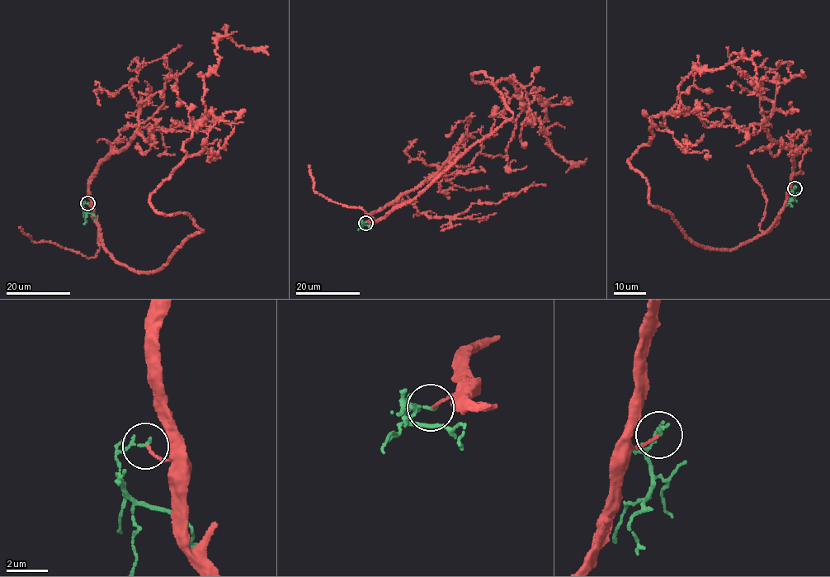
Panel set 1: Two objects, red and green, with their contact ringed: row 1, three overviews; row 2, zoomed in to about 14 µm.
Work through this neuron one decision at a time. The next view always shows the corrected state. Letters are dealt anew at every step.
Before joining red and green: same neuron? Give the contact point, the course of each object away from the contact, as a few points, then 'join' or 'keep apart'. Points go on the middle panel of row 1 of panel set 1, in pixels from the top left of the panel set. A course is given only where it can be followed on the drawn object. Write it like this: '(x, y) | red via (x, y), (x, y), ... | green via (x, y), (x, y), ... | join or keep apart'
(365, 223) | red via (365, 223), (512, 116), (478, 72), (492, 84), (513, 75), (526, 105), (536, 89), (552, 150), (587, 158) | green via (365, 223), (360, 222), (371, 225), (370, 228) | keep apart

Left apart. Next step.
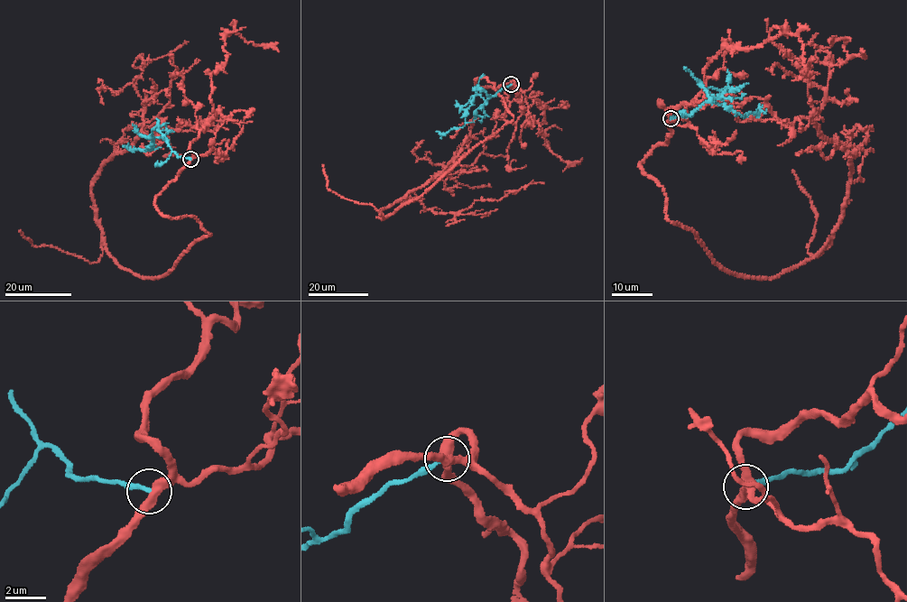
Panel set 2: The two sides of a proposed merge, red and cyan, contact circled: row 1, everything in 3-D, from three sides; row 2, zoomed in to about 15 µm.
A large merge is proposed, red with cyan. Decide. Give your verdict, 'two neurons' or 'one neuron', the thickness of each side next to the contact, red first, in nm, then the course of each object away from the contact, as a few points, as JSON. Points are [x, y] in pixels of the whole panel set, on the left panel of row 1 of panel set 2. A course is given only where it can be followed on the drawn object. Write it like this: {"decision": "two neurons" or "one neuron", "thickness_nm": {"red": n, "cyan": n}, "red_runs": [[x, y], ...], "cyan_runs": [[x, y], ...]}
{"decision": "two neurons", "thickness_nm": {"red": 400, "cyan": 220}, "red_runs": [[190, 159], [154, 202], [211, 235], [161, 275], [119, 266], [92, 184], [124, 130], [253, 121]], "cyan_runs": [[190, 159], [177, 154], [166, 140], [156, 136], [149, 150], [131, 150], [122, 146]]}

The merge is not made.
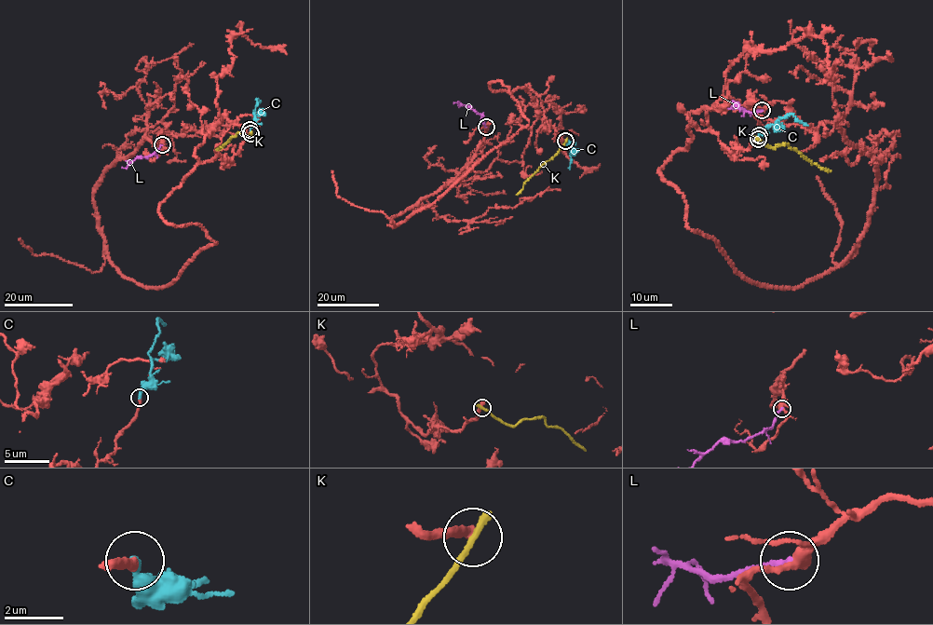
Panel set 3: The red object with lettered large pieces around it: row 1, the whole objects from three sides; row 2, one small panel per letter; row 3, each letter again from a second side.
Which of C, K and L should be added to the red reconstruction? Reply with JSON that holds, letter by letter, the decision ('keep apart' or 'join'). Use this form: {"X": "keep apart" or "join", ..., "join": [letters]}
{"C": "join", "K": "keep apart", "L": "keep apart", "join": ["C"]}

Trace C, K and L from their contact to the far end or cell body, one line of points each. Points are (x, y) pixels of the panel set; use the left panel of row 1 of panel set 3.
C: (250, 129), (257, 100), (260, 101)
K: (250, 133), (246, 137), (236, 133), (214, 149)
L: (162, 144), (157, 152), (135, 158), (126, 169), (122, 168)

